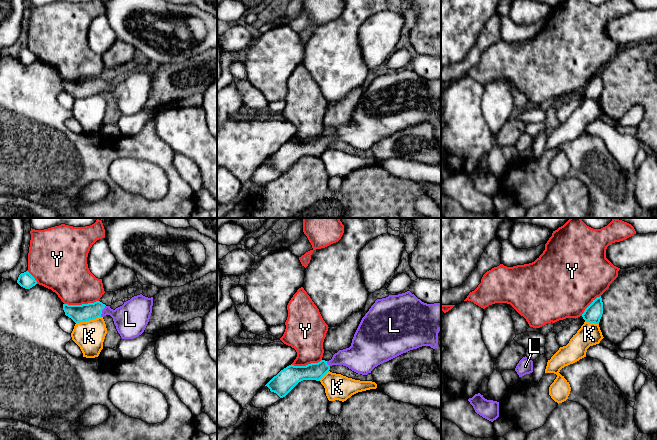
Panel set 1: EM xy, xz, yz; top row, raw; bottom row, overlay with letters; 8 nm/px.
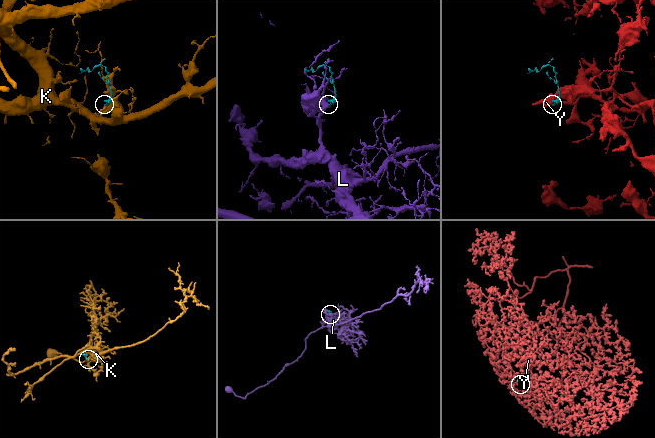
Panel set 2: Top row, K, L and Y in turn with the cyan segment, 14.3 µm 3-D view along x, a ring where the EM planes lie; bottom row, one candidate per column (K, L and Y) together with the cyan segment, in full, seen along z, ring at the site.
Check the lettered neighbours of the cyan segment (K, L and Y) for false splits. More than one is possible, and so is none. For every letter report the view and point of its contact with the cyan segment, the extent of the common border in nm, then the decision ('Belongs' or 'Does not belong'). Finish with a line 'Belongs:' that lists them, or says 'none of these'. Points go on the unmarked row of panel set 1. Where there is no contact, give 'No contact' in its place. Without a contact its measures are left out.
K: Touches cyan at xy (88, 96). Shared border 200 nm. Does not belong
L: Touches cyan at xy (101, 87). Shared border 100 nm. Belongs
Y: Touches cyan at xy (82, 80). Shared border 280 nm. Does not belong
Belongs: L

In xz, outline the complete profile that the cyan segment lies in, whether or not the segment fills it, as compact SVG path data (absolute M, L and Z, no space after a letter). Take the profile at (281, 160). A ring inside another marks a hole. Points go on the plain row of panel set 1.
M410 67L377 75L362 94L349 124L339 126L331 136L321 136L306 142L289 141L274 152L265 162L280 174L285 173L299 158L320 155L332 141L343 141L352 147L367 151L378 141L403 129L422 122L435 125L438 122L438 109L441 106L441 78L427 80Z

